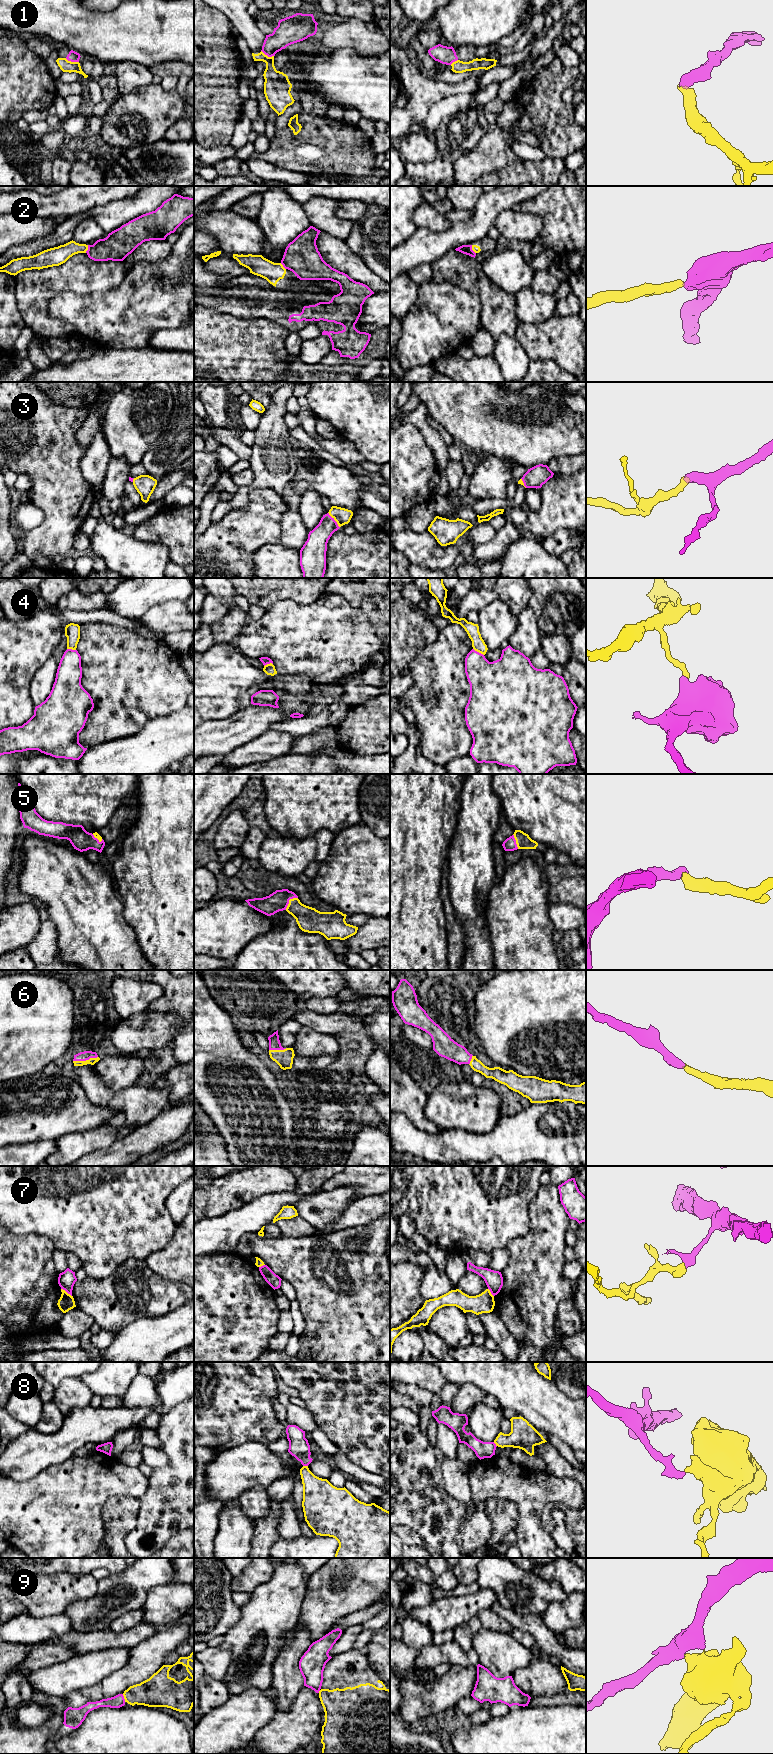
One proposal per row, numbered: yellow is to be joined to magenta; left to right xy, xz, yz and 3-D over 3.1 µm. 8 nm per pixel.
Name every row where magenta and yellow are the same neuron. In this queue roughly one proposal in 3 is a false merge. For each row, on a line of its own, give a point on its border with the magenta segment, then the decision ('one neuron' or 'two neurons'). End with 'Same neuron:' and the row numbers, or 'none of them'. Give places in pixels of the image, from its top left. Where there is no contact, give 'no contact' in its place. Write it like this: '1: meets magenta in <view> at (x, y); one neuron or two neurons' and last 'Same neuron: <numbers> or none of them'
1: meets magenta in xy at (72, 61); two neurons
2: meets magenta in xy at (88, 249); two neurons
3: meets magenta in xz at (334, 520); one neuron
4: meets magenta in yz at (478, 652); two neurons
5: meets magenta in xz at (288, 901); one neuron
6: meets magenta in xy at (85, 1060); one neuron
7: meets magenta in xy at (66, 1291); two neurons
8: meets magenta in xz at (305, 1465); two neurons
9: meets magenta in xy at (123, 1698); two neurons
Same neuron: 3, 5, 6

